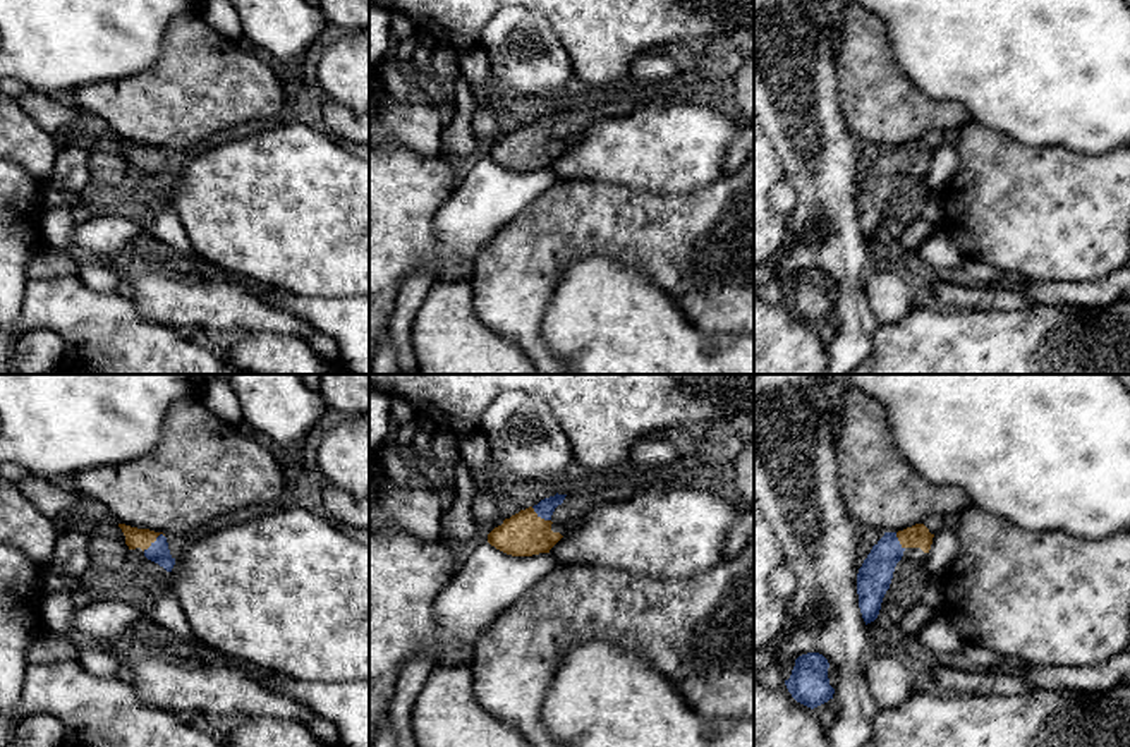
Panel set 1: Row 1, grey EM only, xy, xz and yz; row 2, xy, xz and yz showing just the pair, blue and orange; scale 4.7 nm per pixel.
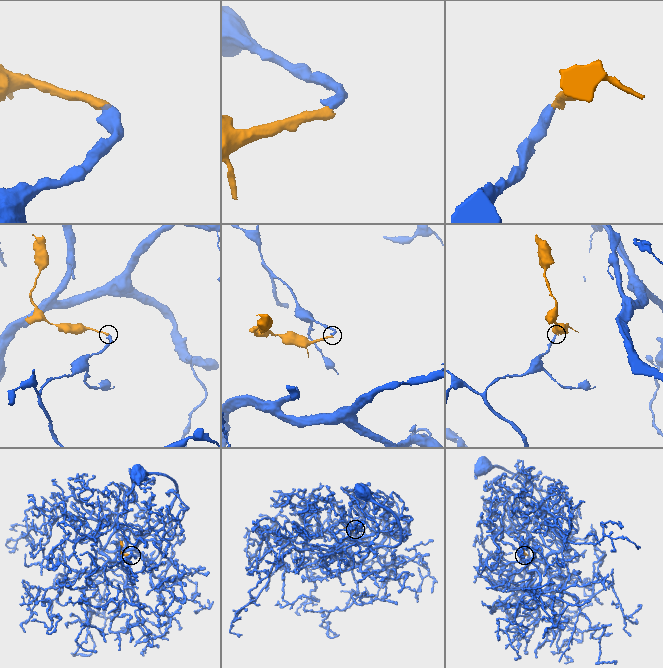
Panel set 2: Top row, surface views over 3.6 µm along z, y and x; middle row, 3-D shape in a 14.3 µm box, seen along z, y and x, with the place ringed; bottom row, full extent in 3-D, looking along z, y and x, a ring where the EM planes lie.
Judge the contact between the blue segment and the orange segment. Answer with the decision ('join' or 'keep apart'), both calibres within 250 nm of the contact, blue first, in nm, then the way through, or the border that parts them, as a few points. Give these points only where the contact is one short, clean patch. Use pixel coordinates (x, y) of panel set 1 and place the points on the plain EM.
join | 100/100 nm | across xy (158, 167), (155, 157), (134, 153)

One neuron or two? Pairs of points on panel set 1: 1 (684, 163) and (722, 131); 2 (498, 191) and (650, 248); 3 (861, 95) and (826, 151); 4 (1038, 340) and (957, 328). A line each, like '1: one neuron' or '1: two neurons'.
1: one neuron
2: two neurons
3: two neurons
4: one neuron

